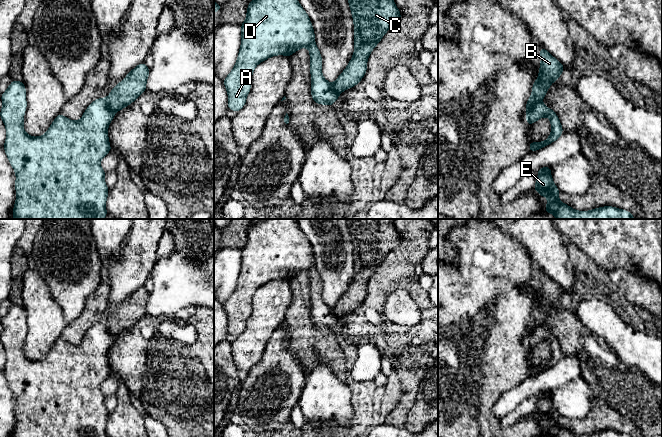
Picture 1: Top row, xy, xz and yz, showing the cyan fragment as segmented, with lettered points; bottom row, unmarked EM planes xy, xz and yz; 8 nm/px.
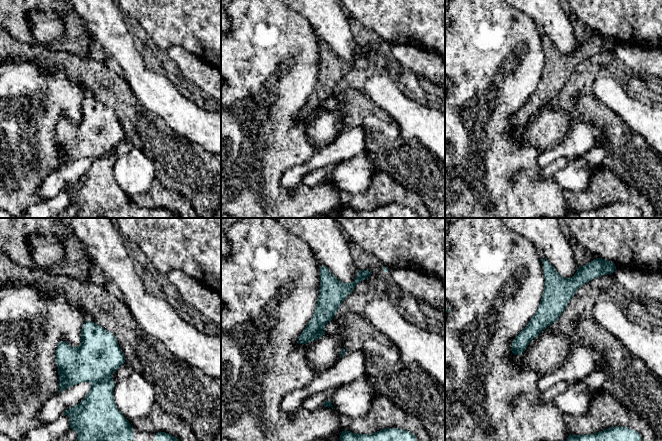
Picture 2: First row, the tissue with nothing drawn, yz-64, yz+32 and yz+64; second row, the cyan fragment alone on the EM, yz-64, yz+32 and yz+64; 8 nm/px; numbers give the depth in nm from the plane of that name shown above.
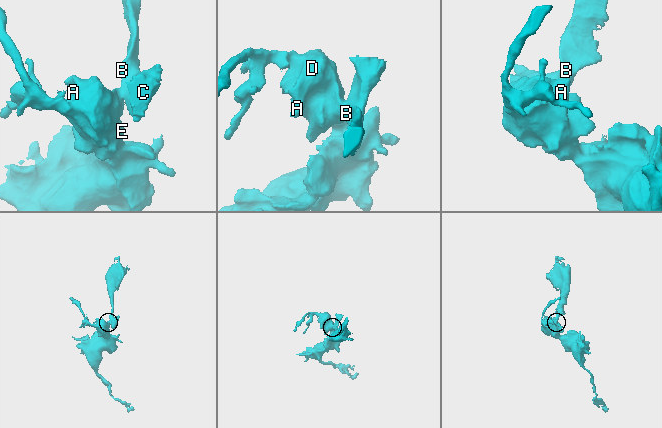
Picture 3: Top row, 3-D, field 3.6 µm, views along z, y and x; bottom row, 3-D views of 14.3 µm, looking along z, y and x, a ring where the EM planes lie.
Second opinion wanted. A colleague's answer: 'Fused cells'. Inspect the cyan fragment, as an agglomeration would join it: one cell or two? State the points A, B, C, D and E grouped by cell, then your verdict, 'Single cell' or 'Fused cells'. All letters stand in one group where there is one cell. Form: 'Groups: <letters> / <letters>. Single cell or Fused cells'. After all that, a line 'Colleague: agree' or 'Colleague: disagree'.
Groups: A D E / B C. Fused cells
Colleague: agree

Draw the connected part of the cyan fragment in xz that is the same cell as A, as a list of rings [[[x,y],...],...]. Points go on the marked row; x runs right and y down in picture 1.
[[[251,0],[248,4],[245,21],[241,24],[241,46],[232,71],[223,80],[228,93],[228,109],[238,112],[246,104],[246,98],[252,85],[252,73],[255,67],[266,59],[284,55],[290,57],[294,52],[306,47],[310,53],[310,73],[311,73],[311,95],[314,102],[321,105],[333,106],[338,99],[339,94],[334,90],[333,85],[328,82],[322,75],[322,57],[315,44],[314,29],[308,14],[300,5],[298,0]]]

